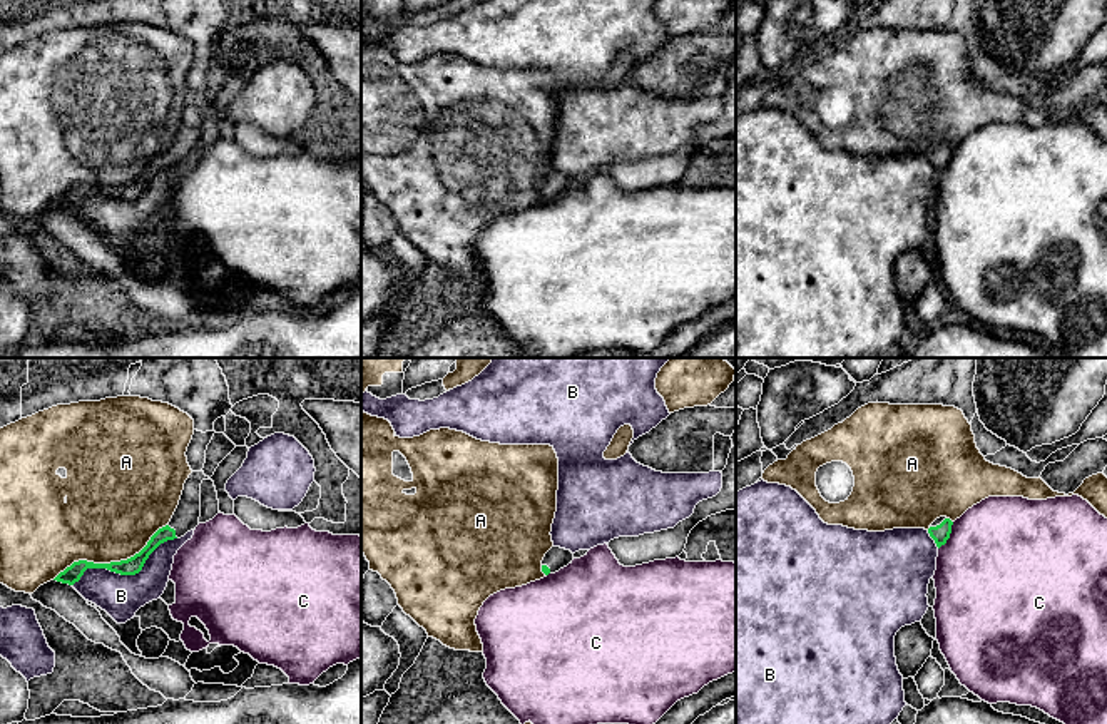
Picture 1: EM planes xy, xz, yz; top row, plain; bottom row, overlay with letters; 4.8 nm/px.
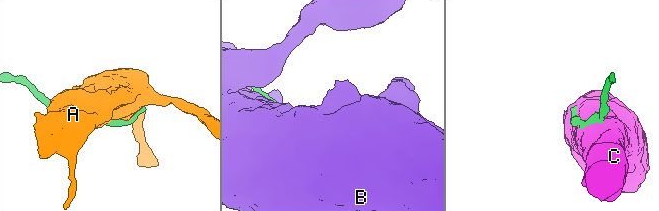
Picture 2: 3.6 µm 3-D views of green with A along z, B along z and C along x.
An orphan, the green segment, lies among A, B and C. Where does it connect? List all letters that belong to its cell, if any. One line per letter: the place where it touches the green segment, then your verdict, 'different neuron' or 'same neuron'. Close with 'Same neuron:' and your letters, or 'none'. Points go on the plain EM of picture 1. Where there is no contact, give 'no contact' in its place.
A: contact xy (111, 188); different neuron
B: contact xy (126, 199); different neuron
C: contact yz (948, 161); different neuron
Same neuron: none

